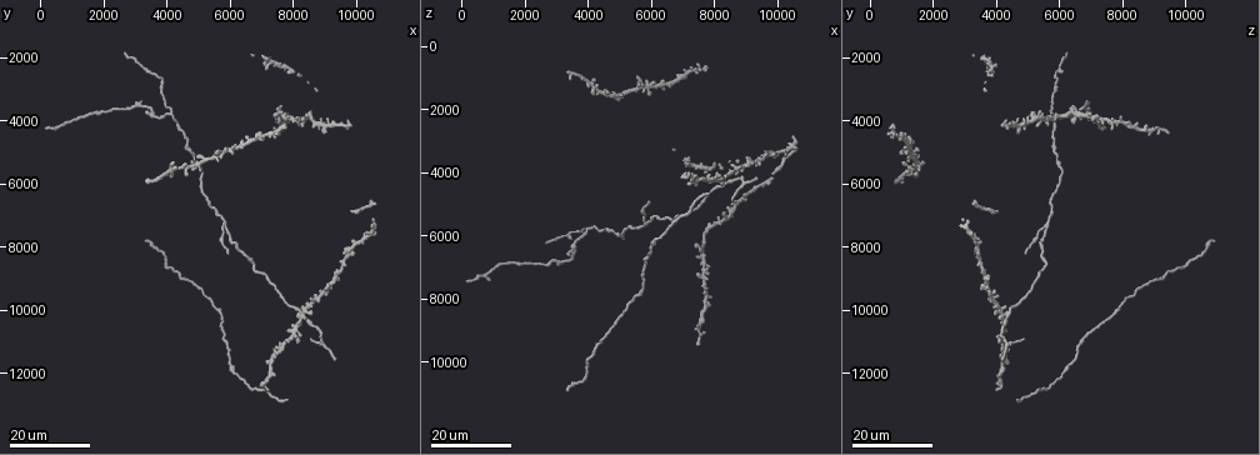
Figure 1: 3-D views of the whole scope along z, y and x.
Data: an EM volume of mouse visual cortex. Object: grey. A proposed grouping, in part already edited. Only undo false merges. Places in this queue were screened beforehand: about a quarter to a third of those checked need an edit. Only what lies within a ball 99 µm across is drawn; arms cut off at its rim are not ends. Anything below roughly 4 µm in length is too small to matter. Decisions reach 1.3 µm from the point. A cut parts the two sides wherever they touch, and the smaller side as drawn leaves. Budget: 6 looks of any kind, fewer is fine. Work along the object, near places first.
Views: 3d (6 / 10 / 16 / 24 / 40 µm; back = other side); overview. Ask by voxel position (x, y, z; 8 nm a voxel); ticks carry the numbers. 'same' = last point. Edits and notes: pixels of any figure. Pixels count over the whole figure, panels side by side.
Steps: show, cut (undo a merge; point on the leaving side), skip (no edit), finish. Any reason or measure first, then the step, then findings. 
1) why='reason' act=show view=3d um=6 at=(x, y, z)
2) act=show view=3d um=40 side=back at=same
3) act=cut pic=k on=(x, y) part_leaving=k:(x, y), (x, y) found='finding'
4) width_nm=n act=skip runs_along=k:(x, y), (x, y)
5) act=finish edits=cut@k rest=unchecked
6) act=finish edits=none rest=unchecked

why='side arm on a straight run' act=show view=3d um=16 at=(5900, 7400, 5600)

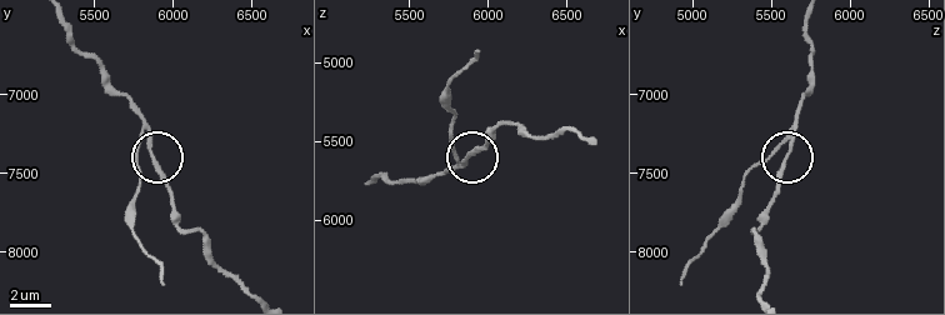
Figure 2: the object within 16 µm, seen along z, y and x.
why='closer look' act=show view=3d um=6 at=(5840, 7300, 5620)

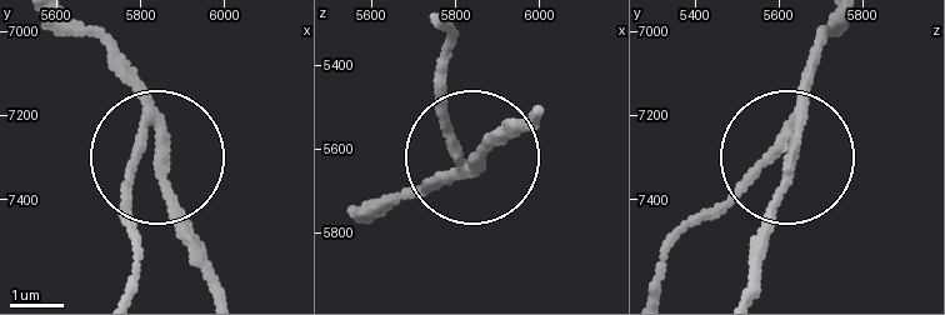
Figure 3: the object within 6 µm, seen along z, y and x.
side_arm_um=156 act=cut pic=3 on=(123, 183) part_leaving=3:(146, 124), (133, 294) found='two neurons meet here'

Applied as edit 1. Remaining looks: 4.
why='three-way junction' act=show view=3d um=16 at=(4100, 3800, 5700)

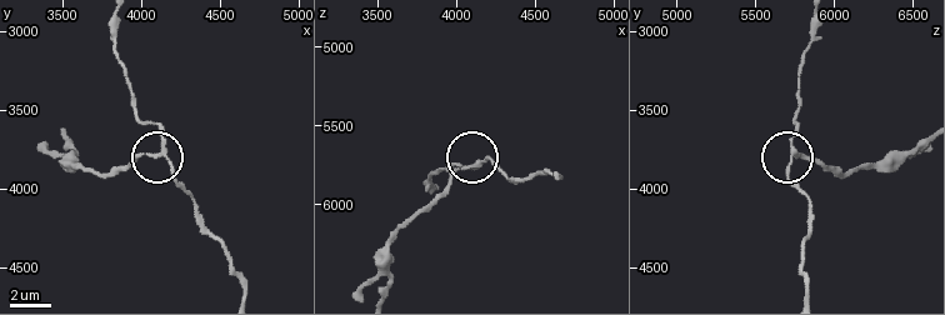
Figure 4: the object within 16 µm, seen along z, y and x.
act=show view=3d um=6 at=(4100, 3760, 5760)

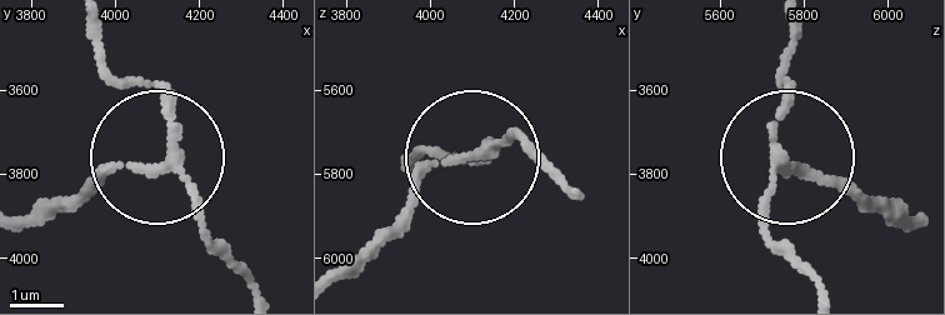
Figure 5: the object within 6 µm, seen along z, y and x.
arms=3 act=cut pic=5 on=(94, 178) part_leaving=5:(146, 168), (30, 213) found='two neurons meet here'

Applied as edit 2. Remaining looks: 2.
why='two arms in line, one across' act=show view=3d um=16 at=(9000, 11000, 4400)

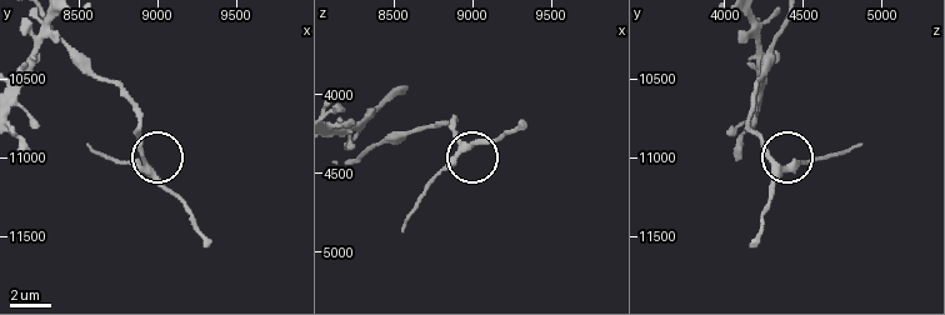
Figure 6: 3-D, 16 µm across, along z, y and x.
act=show view=3d um=10 at=(8880, 11080, 4380)

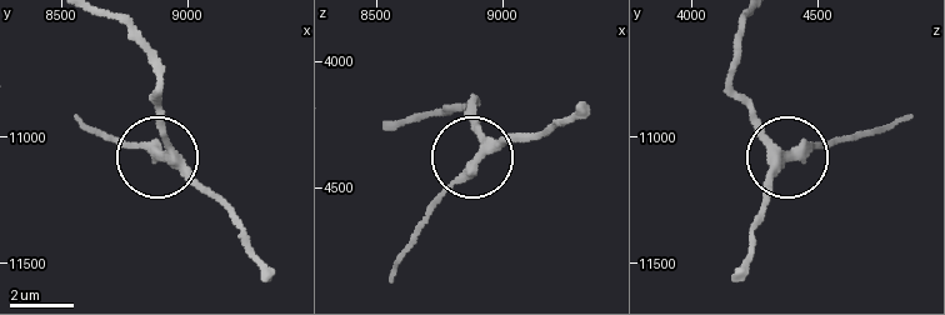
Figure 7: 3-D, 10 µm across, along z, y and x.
act=skip runs_along=7:(118, 20), (153, 69), (164, 149), (156, 158), (105, 141) found='one neuron here'

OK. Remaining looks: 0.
act=finish edits=cut@3,cut@5 rest=unchecked

